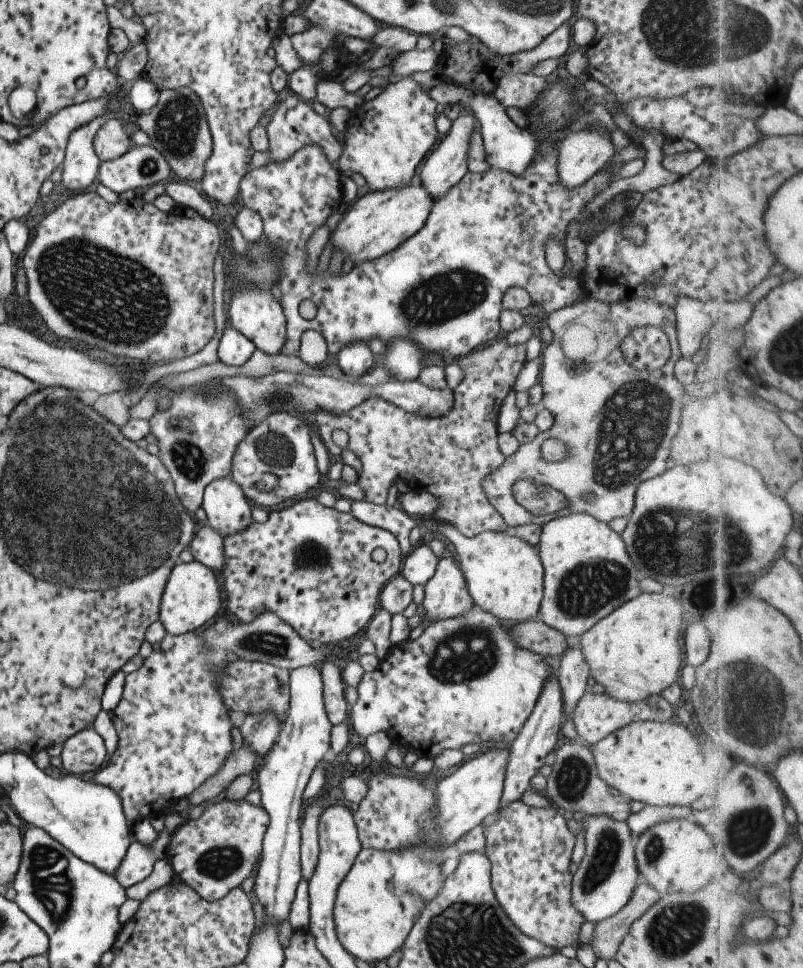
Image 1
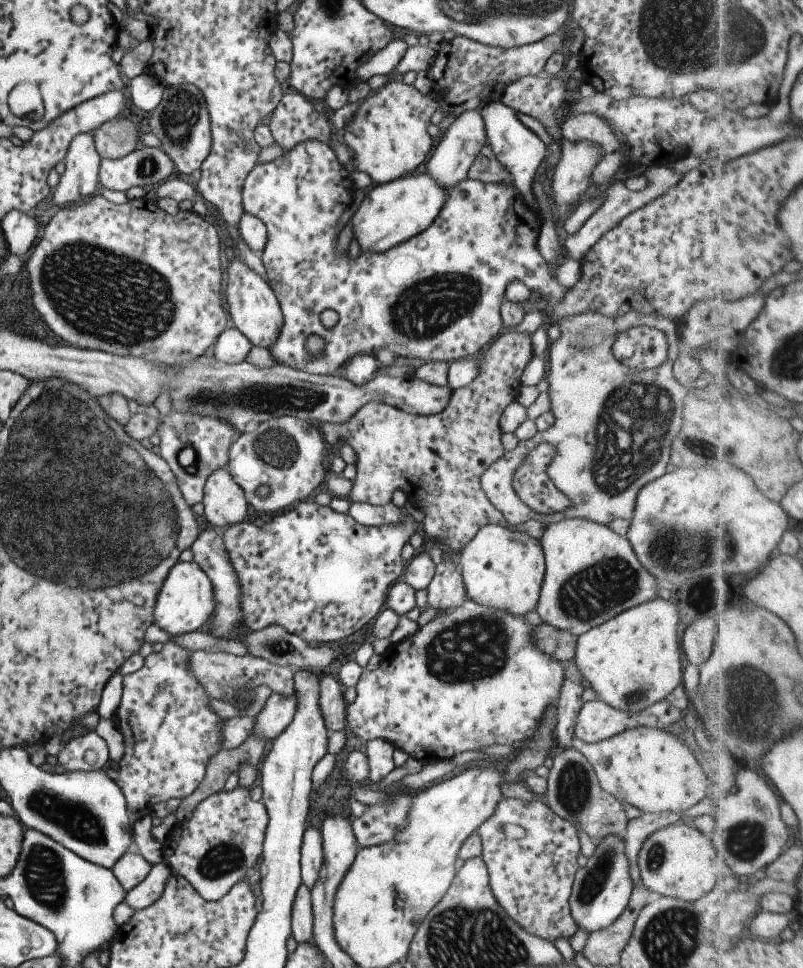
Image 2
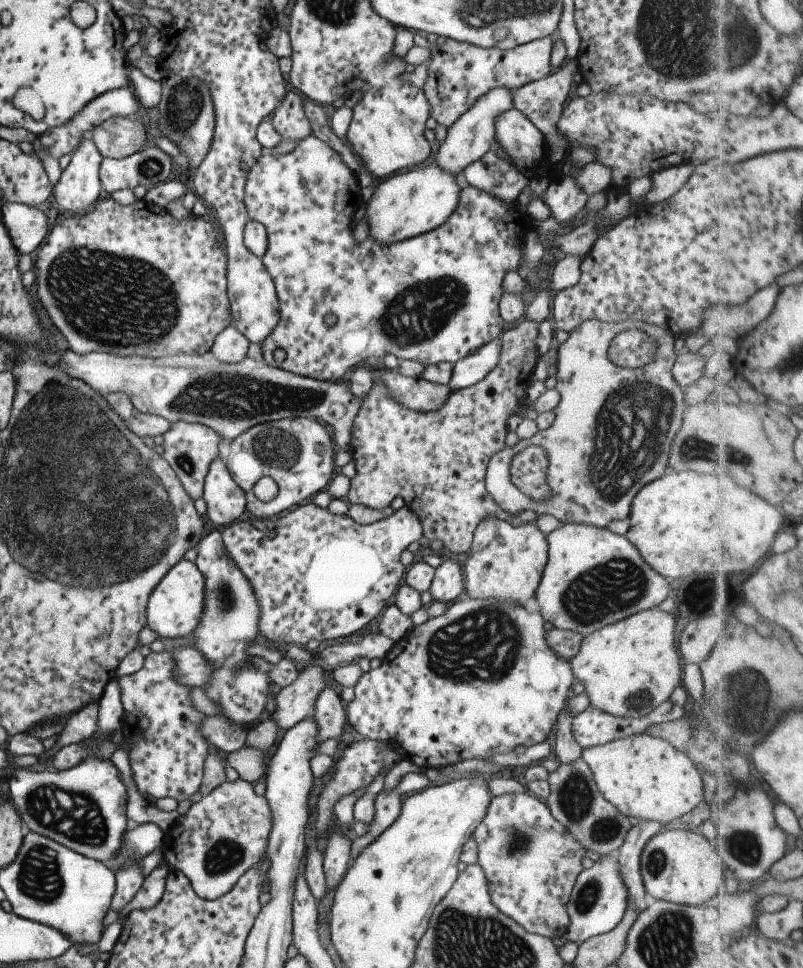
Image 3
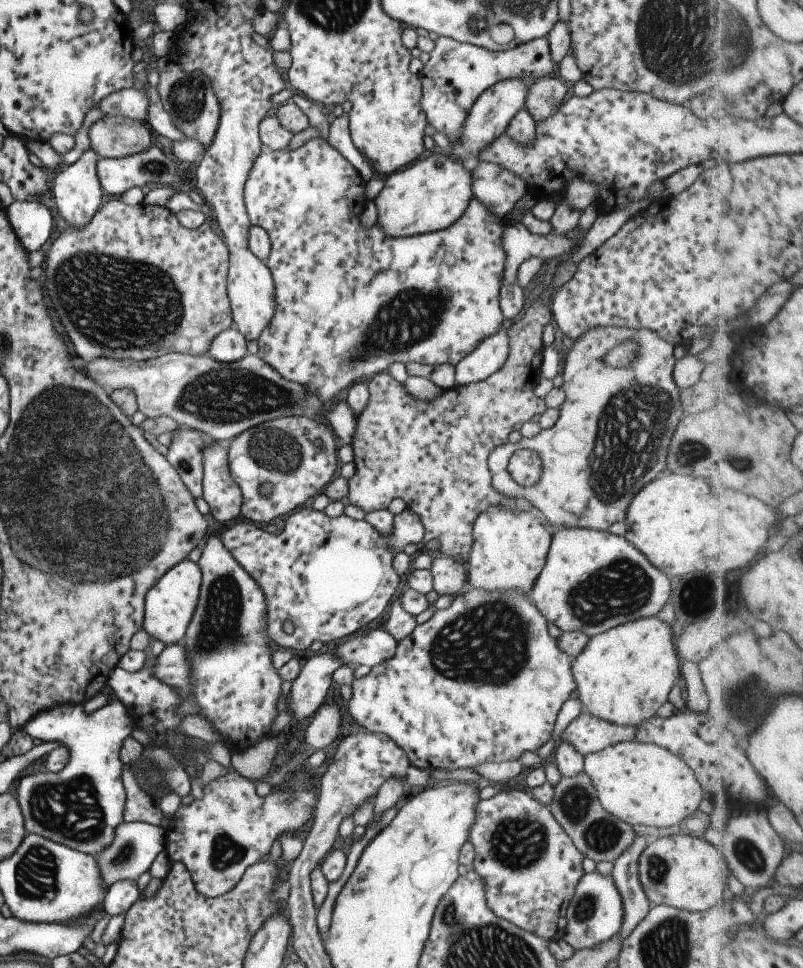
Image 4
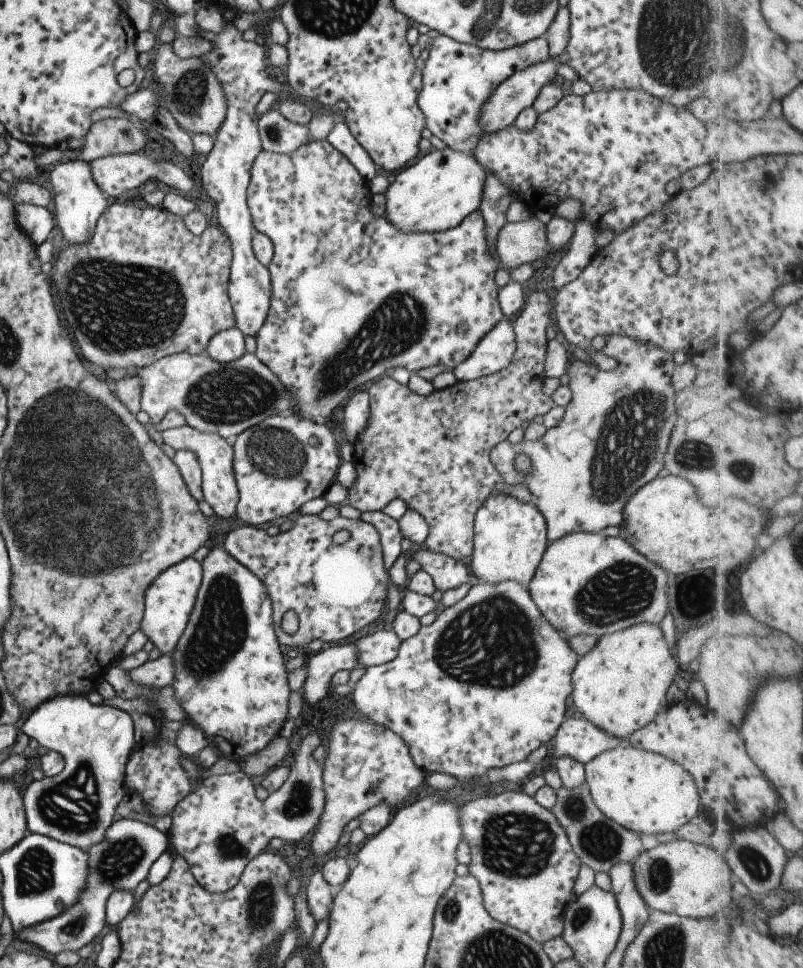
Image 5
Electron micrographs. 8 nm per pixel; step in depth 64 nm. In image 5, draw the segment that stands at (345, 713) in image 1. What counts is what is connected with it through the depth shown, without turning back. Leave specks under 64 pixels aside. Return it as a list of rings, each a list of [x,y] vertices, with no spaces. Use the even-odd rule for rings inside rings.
[[[313,727],[300,742],[295,755],[291,757],[291,763],[289,763],[291,771],[287,779],[264,800],[255,798],[255,786],[241,770],[231,774],[201,776],[195,791],[185,795],[174,806],[172,825],[165,834],[168,840],[167,849],[173,857],[183,857],[190,868],[190,873],[201,888],[210,893],[224,893],[237,884],[245,865],[252,858],[269,850],[269,840],[273,840],[273,838],[285,840],[285,842],[290,842],[289,846],[291,846],[314,831],[324,805],[324,794],[322,768],[318,766],[317,761],[313,760],[311,753],[319,745],[325,747],[321,741],[321,731]]]

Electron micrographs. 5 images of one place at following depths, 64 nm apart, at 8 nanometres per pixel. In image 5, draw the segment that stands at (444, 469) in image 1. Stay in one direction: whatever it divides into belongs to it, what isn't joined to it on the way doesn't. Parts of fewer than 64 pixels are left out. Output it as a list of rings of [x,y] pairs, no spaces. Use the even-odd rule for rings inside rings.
[[[546,291],[531,293],[519,316],[512,322],[515,348],[511,362],[490,374],[471,381],[456,381],[450,387],[421,396],[407,385],[398,384],[392,377],[383,375],[367,388],[369,412],[363,430],[352,444],[352,463],[356,470],[355,482],[348,490],[347,503],[359,513],[379,510],[393,499],[401,499],[407,509],[420,514],[428,528],[423,548],[434,553],[443,553],[453,560],[463,560],[472,553],[473,521],[475,511],[490,496],[510,496],[521,504],[532,500],[523,484],[505,484],[496,468],[490,463],[489,451],[506,440],[516,428],[535,416],[543,416],[552,406],[550,397],[541,392],[544,378],[545,328],[551,320],[551,297]]]

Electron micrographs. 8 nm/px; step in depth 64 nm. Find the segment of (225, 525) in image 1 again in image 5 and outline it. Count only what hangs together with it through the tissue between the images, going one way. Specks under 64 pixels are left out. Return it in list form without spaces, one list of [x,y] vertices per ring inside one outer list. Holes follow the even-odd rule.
[[[185,424],[179,428],[162,430],[160,436],[163,444],[171,446],[175,450],[189,449],[195,453],[198,465],[200,466],[200,485],[203,500],[209,504],[213,514],[219,516],[219,518],[225,518],[225,520],[236,514],[238,490],[232,471],[232,446],[227,444],[224,438],[220,436],[200,433],[198,430]]]

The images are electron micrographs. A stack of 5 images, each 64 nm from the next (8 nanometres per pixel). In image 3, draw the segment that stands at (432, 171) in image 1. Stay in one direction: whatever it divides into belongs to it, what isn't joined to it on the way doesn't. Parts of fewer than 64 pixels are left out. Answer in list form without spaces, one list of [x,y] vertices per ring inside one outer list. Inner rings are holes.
[[[496,88],[481,95],[453,124],[446,128],[446,135],[435,156],[435,164],[452,177],[461,177],[461,172],[472,162],[479,160],[487,150],[494,147],[494,120],[507,109],[513,109],[511,89]]]

